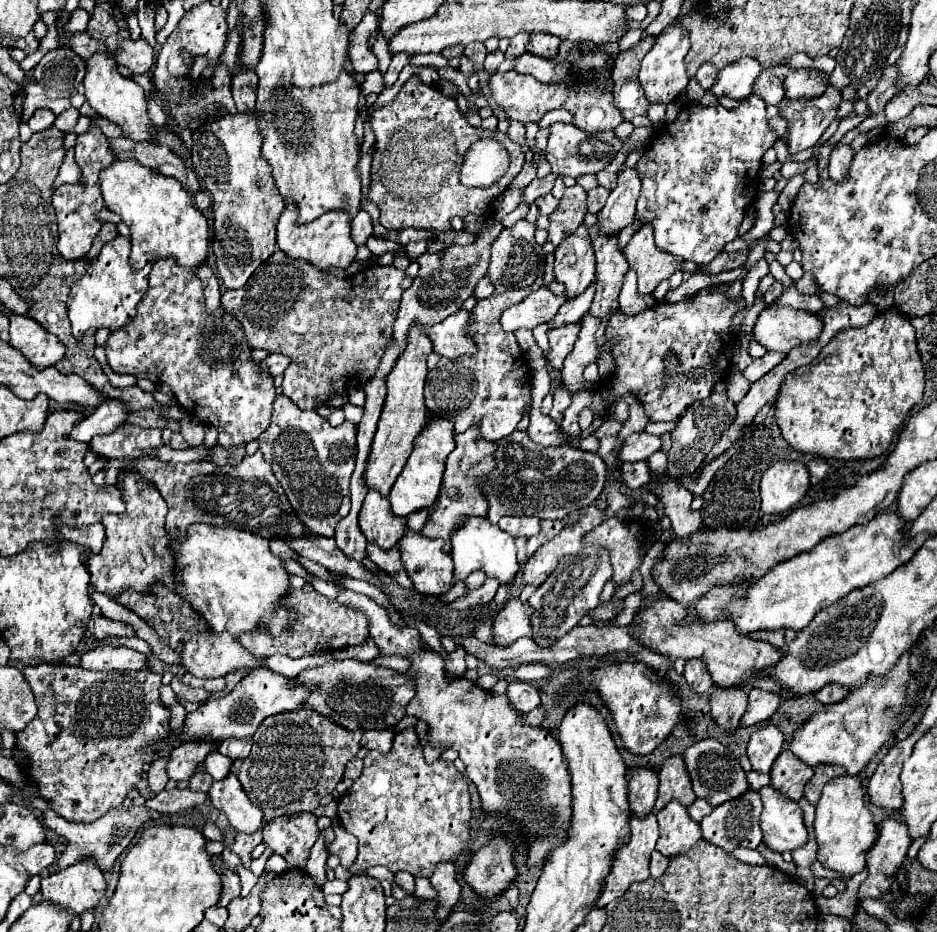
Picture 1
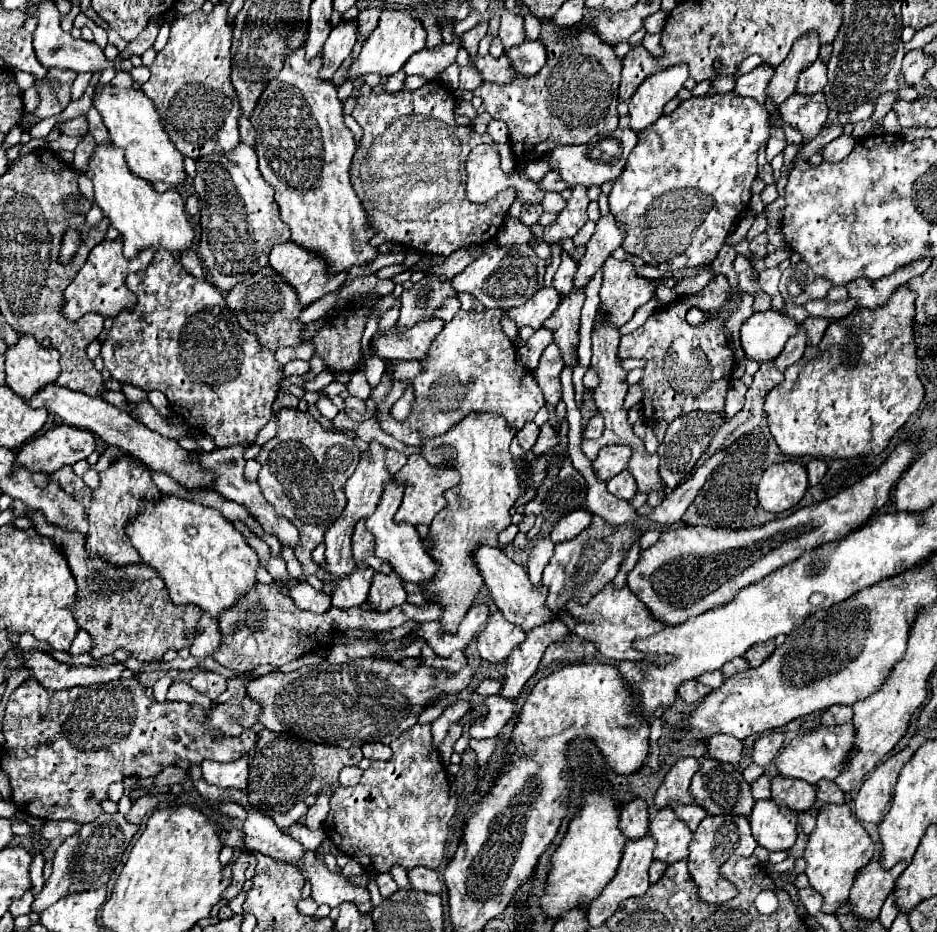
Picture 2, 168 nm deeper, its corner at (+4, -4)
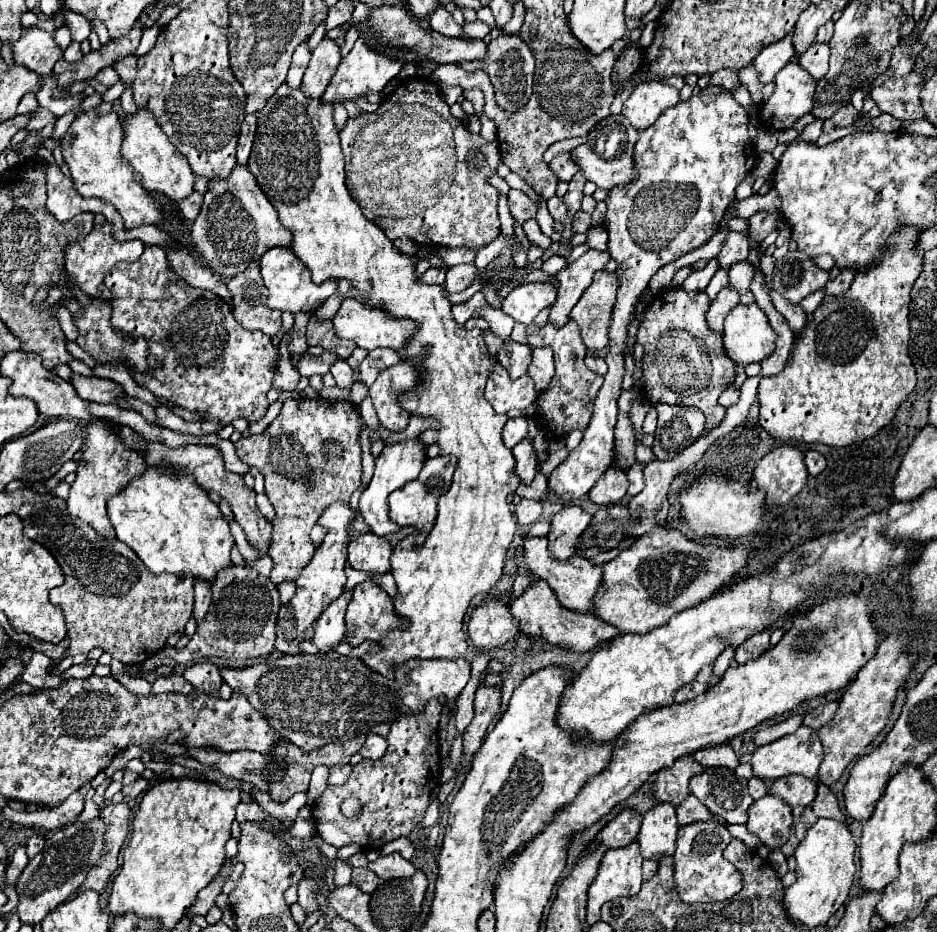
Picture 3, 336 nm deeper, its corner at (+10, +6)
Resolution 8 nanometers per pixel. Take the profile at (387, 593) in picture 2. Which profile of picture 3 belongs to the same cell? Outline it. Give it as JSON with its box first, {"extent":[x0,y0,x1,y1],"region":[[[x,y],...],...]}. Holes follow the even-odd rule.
{"extent":[345,580,407,646],"region":[[[365,580],[363,584],[355,586],[345,616],[351,646],[359,646],[363,640],[381,642],[389,630],[405,626],[407,618],[397,618],[397,614],[393,614],[391,600],[393,598],[373,580]]]}

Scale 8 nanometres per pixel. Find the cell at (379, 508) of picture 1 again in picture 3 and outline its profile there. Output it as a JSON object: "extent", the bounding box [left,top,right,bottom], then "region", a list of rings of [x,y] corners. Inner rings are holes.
{"extent":[347,532,393,572],"region":[[[363,532],[351,538],[347,562],[355,570],[387,572],[391,570],[391,562],[389,562],[391,552],[393,548],[387,538],[375,536],[373,532]]]}

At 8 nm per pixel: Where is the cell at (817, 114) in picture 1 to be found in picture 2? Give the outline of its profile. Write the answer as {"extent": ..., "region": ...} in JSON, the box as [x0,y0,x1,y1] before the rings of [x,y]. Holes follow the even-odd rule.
{"extent":[779,94,827,144],"region":[[[791,94],[785,102],[779,104],[781,120],[803,134],[803,144],[811,142],[827,120],[827,104],[823,104],[823,94],[819,96],[801,96]]]}

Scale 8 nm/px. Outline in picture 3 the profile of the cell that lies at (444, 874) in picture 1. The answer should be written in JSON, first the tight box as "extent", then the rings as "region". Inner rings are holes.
{"extent":[369,852,419,880],"region":[[[395,852],[389,856],[379,856],[375,862],[369,862],[369,870],[373,870],[381,880],[393,880],[411,878],[419,868]]]}

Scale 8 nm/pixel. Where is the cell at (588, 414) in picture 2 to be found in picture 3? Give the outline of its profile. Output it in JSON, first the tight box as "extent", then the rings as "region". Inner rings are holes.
{"extent":[527,318,603,438],"region":[[[569,318],[567,326],[537,326],[535,322],[527,326],[527,344],[529,346],[551,346],[555,352],[555,376],[549,384],[549,388],[537,398],[539,410],[535,414],[535,420],[539,422],[539,428],[547,432],[549,438],[565,438],[571,430],[585,430],[591,422],[593,416],[593,402],[597,398],[597,392],[601,388],[603,376],[591,372],[585,364],[585,350],[587,346],[583,344],[577,322]]]}

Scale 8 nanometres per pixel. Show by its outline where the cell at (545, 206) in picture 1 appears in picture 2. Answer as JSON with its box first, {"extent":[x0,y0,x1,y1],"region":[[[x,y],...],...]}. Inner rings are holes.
{"extent":[521,204,543,226],"region":[[[525,204],[521,210],[521,222],[527,226],[533,226],[541,214],[543,214],[541,204]]]}

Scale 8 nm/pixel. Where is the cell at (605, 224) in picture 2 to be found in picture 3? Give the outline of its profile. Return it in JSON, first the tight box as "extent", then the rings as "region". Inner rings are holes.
{"extent":[549,250,611,326],"region":[[[587,250],[579,260],[571,262],[567,268],[557,272],[559,294],[557,294],[557,300],[555,300],[553,308],[551,308],[549,322],[557,324],[557,326],[563,326],[567,322],[571,308],[577,304],[577,300],[581,298],[581,294],[589,286],[593,274],[597,270],[605,268],[605,264],[609,260],[611,260],[609,252]]]}

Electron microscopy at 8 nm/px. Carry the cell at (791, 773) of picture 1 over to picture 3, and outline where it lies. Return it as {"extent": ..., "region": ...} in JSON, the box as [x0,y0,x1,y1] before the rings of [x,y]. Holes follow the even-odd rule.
{"extent":[769,776,817,808],"region":[[[801,776],[777,778],[777,782],[773,782],[769,788],[769,794],[783,798],[791,808],[807,806],[809,802],[813,802],[815,792],[817,792],[817,784],[813,780],[801,778]]]}

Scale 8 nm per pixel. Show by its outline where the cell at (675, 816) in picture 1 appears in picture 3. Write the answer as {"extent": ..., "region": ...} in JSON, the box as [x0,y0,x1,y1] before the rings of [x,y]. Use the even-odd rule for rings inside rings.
{"extent":[637,804,679,860],"region":[[[655,804],[643,814],[643,826],[637,836],[641,846],[641,856],[651,860],[661,860],[663,856],[673,856],[675,838],[679,832],[675,806]]]}

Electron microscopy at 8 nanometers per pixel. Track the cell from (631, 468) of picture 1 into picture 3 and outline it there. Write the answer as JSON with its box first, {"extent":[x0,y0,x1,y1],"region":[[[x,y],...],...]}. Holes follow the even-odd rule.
{"extent":[589,466,629,504],"region":[[[611,466],[589,490],[589,498],[593,498],[597,504],[617,504],[625,496],[627,486],[629,482],[625,470]]]}

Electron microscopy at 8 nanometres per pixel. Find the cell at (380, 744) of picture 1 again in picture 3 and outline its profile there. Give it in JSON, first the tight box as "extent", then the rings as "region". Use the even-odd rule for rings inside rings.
{"extent":[359,734,387,760],"region":[[[369,734],[363,748],[359,750],[359,754],[363,758],[371,758],[371,760],[379,760],[387,750],[387,740],[381,738],[379,734]]]}

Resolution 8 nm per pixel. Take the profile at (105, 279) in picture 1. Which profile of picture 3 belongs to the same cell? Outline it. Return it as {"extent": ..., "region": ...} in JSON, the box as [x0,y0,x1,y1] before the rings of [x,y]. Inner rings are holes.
{"extent":[65,222,145,300],"region":[[[105,222],[103,226],[95,226],[85,238],[81,238],[65,248],[65,270],[67,270],[67,276],[73,280],[73,286],[79,288],[83,294],[101,296],[103,300],[111,300],[111,292],[103,284],[105,276],[121,260],[135,262],[143,254],[143,248],[145,248],[145,244],[141,240],[119,242],[113,236],[113,226],[109,222]]]}

